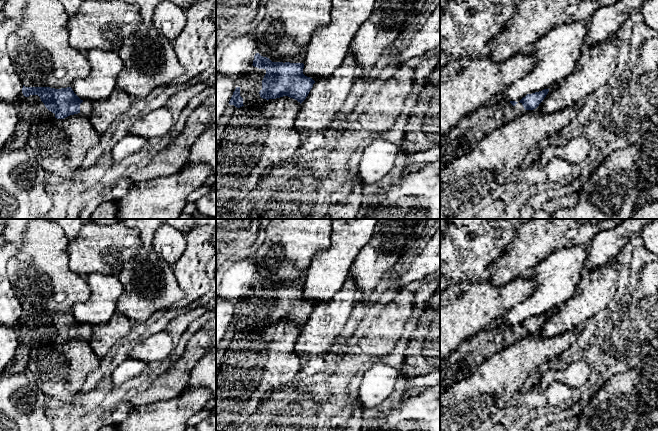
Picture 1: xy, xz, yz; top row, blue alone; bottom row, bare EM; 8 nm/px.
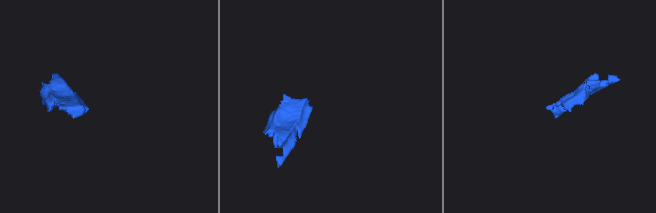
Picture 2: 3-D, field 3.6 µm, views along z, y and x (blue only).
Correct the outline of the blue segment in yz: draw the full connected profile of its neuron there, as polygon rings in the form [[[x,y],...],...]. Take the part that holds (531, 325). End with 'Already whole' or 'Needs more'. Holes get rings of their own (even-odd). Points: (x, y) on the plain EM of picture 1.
[[[544,313],[527,318],[519,326],[488,328],[465,340],[440,363],[440,394],[467,378],[481,363],[520,340],[524,334],[536,333],[548,316],[549,313]]]. Needs more

